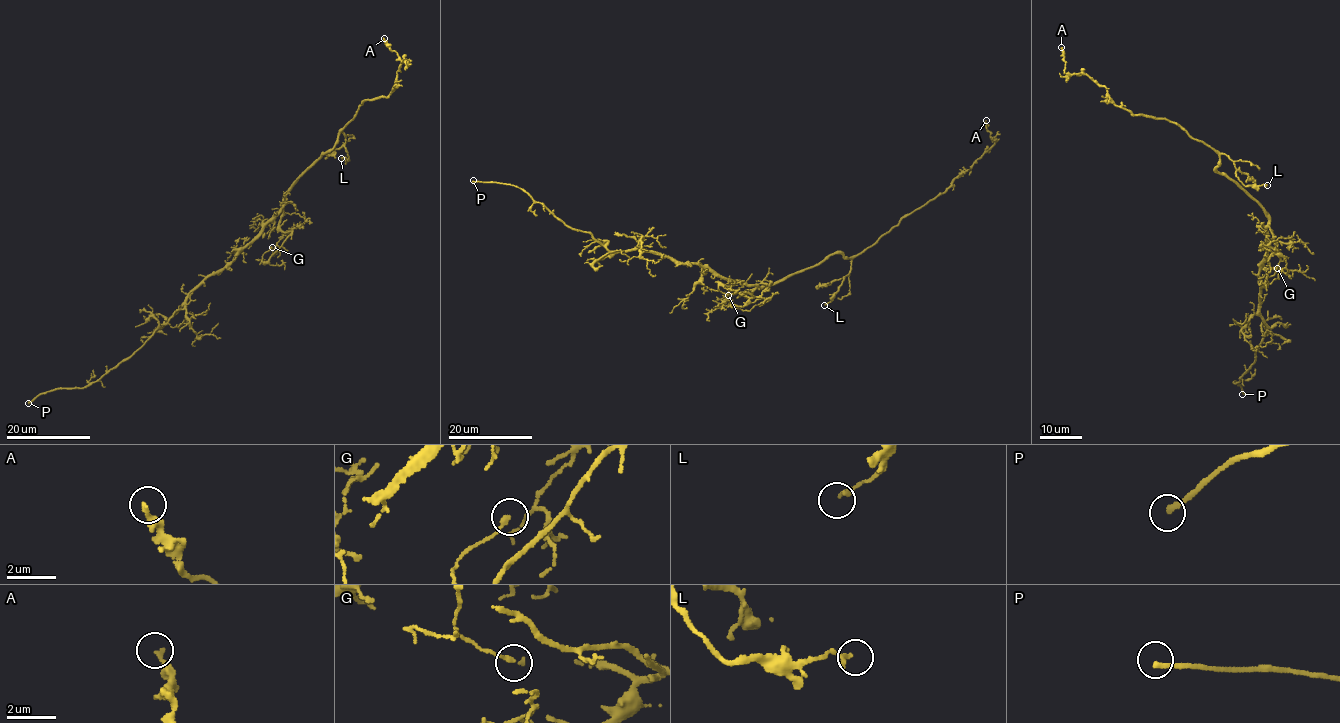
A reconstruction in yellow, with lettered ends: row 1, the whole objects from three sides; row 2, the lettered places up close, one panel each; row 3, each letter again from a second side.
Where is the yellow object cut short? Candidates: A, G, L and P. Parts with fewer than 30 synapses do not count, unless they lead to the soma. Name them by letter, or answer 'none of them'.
P

